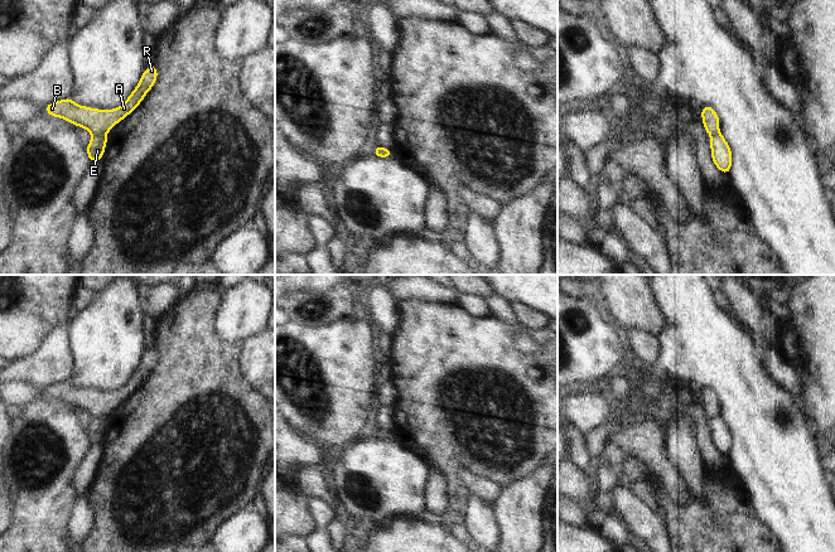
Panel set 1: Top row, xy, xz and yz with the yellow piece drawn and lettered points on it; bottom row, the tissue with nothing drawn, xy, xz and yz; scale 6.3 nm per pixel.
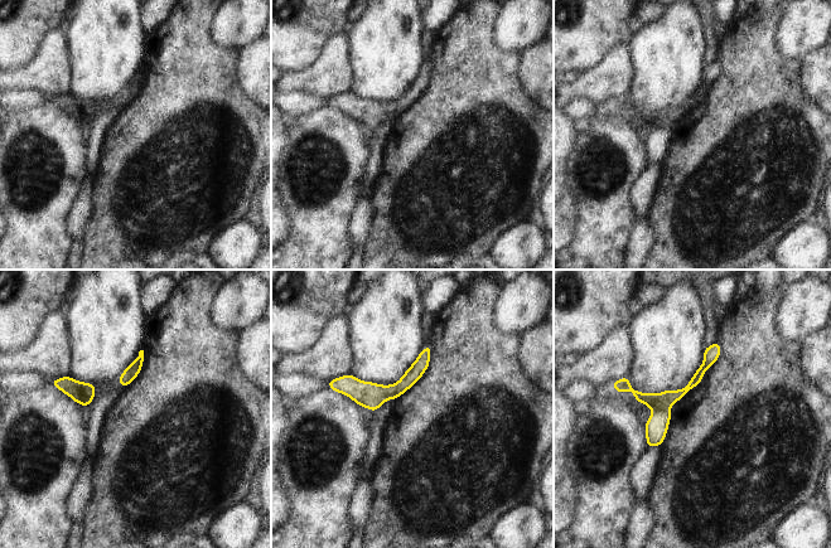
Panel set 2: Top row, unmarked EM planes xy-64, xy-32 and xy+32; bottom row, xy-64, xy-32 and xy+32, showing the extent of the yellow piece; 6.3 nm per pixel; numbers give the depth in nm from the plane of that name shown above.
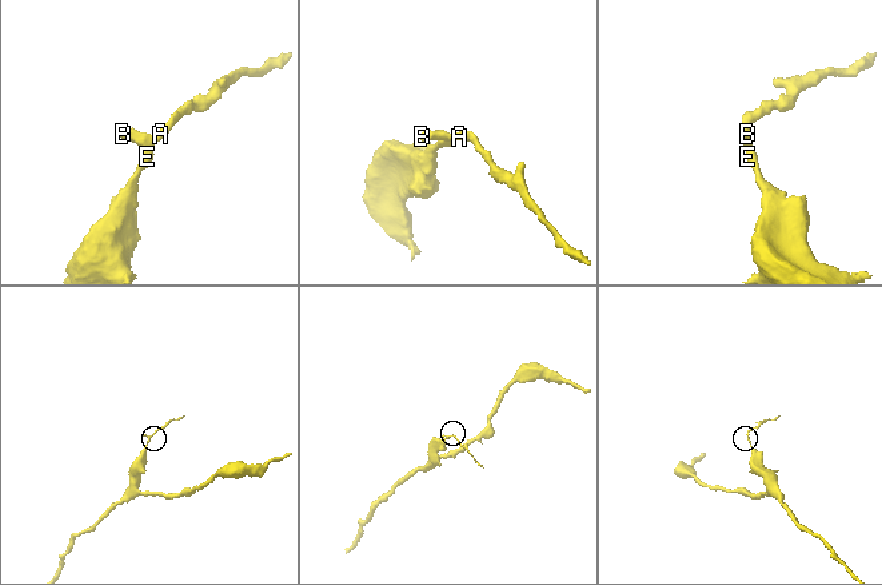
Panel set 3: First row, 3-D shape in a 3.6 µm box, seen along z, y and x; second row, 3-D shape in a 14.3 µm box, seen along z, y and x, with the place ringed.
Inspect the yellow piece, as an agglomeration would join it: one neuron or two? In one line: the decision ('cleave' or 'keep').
cleave

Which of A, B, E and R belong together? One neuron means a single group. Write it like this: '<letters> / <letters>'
A B R / E

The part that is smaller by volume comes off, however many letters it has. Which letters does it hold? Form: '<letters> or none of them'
A, B, R

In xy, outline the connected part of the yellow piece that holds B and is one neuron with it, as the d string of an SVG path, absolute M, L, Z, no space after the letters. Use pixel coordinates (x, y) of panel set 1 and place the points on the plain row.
M153 347L143 354L136 371L127 382L120 389L114 392L85 389L77 387L71 379L58 384L50 384L44 392L52 400L61 400L74 408L88 412L92 418L107 417L116 406L124 402L141 386L146 376L153 371L156 360L158 352Z

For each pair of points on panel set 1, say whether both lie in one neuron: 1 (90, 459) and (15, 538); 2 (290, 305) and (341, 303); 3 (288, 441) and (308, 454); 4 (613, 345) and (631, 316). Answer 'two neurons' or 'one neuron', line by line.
1: two neurons
2: one neuron
3: one neuron
4: two neurons

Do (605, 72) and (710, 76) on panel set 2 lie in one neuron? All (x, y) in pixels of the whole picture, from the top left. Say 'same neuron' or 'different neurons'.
different neurons

